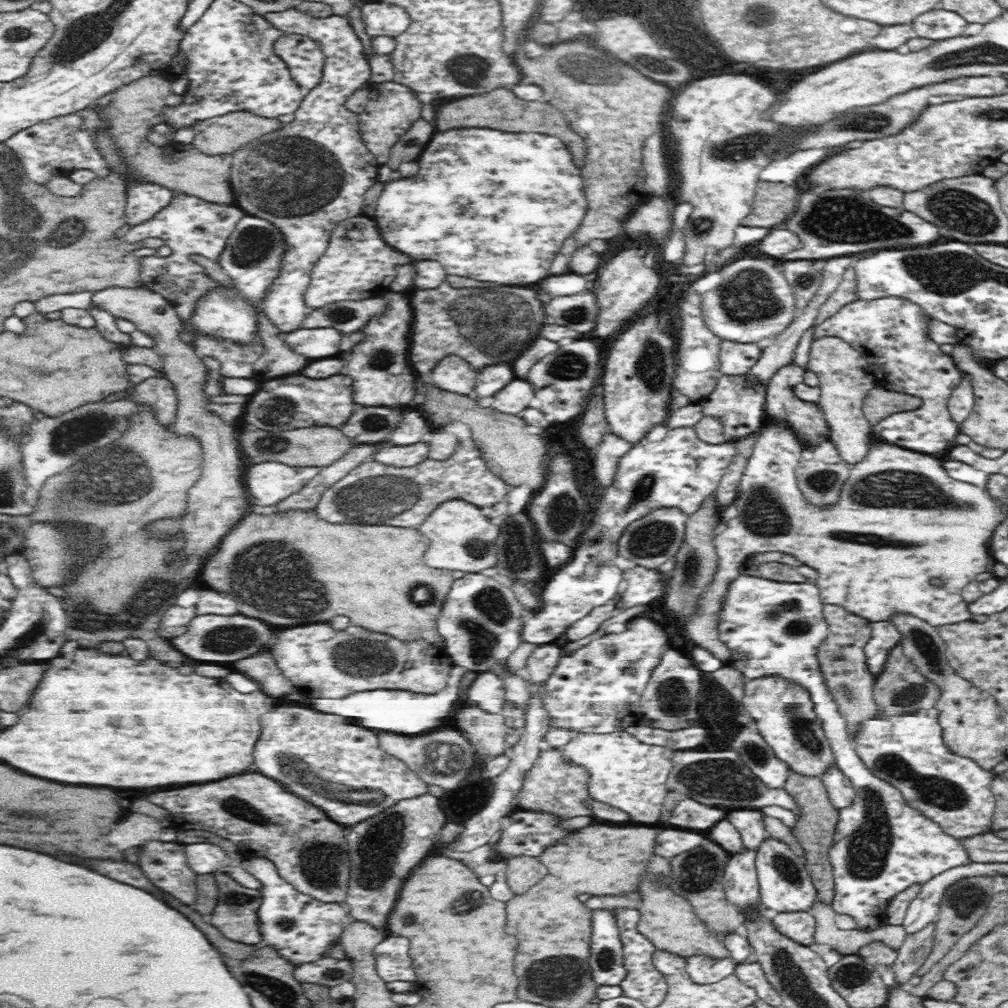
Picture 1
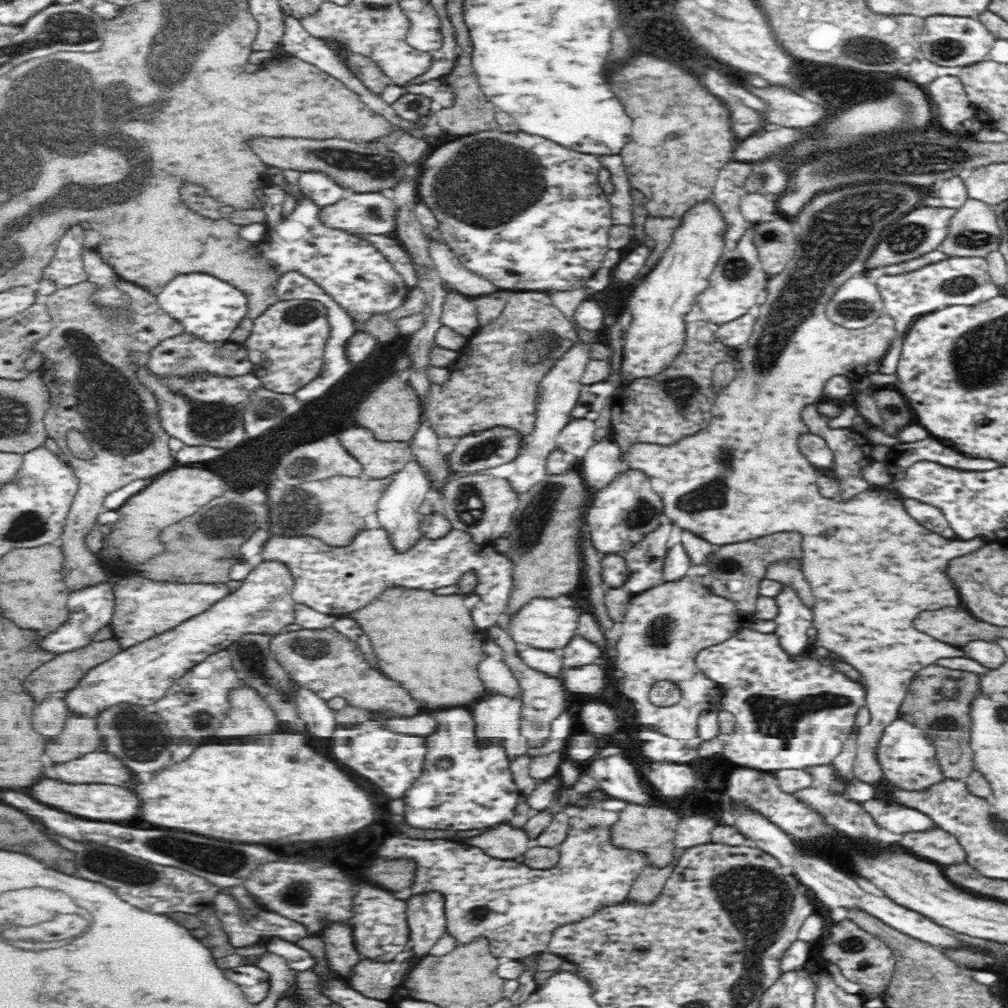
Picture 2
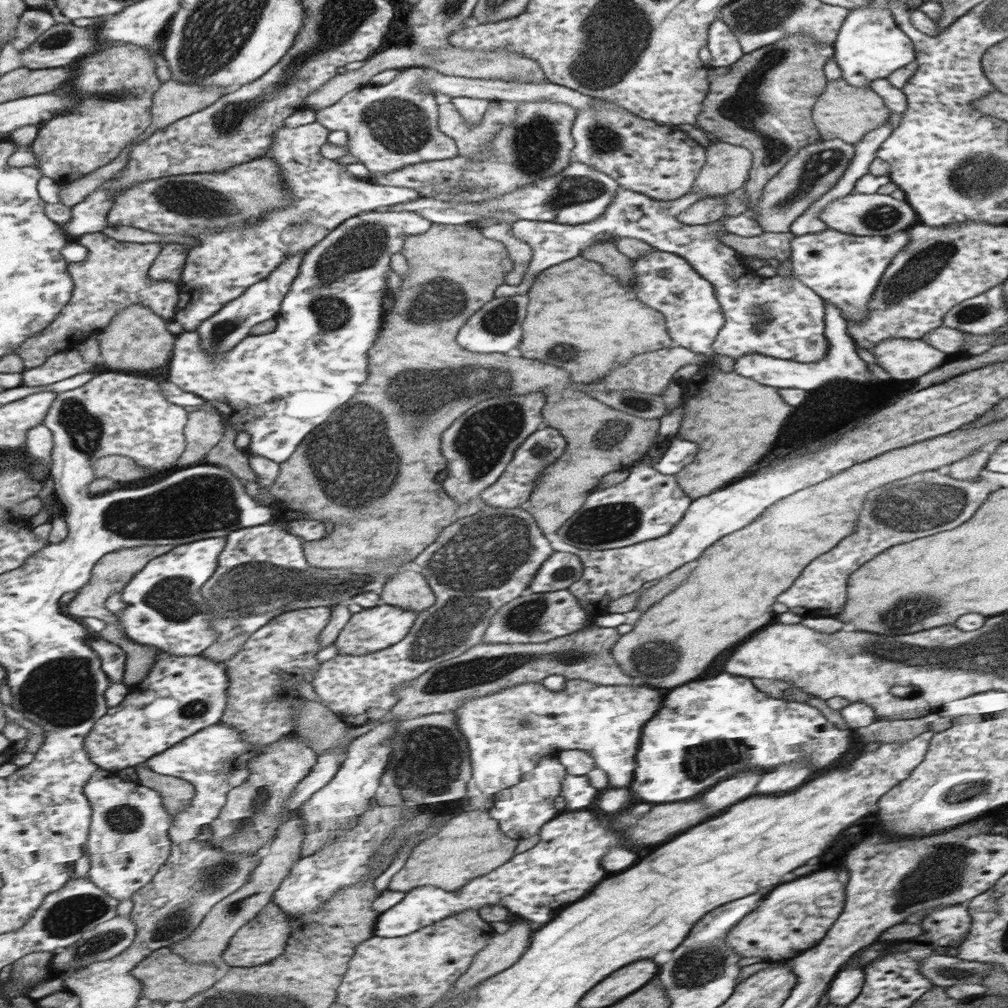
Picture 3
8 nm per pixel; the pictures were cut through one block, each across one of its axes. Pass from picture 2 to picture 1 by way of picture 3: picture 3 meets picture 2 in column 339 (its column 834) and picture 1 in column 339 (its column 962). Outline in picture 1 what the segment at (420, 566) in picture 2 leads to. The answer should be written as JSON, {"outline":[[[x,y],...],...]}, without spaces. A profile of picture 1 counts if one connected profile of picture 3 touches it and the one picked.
{"outline":[[[471,440],[460,442],[447,460],[428,459],[410,468],[396,468],[379,461],[365,461],[325,489],[318,501],[317,515],[330,523],[390,524],[417,529],[438,503],[461,499],[477,507],[494,506],[513,488],[488,469],[480,449]]]}

